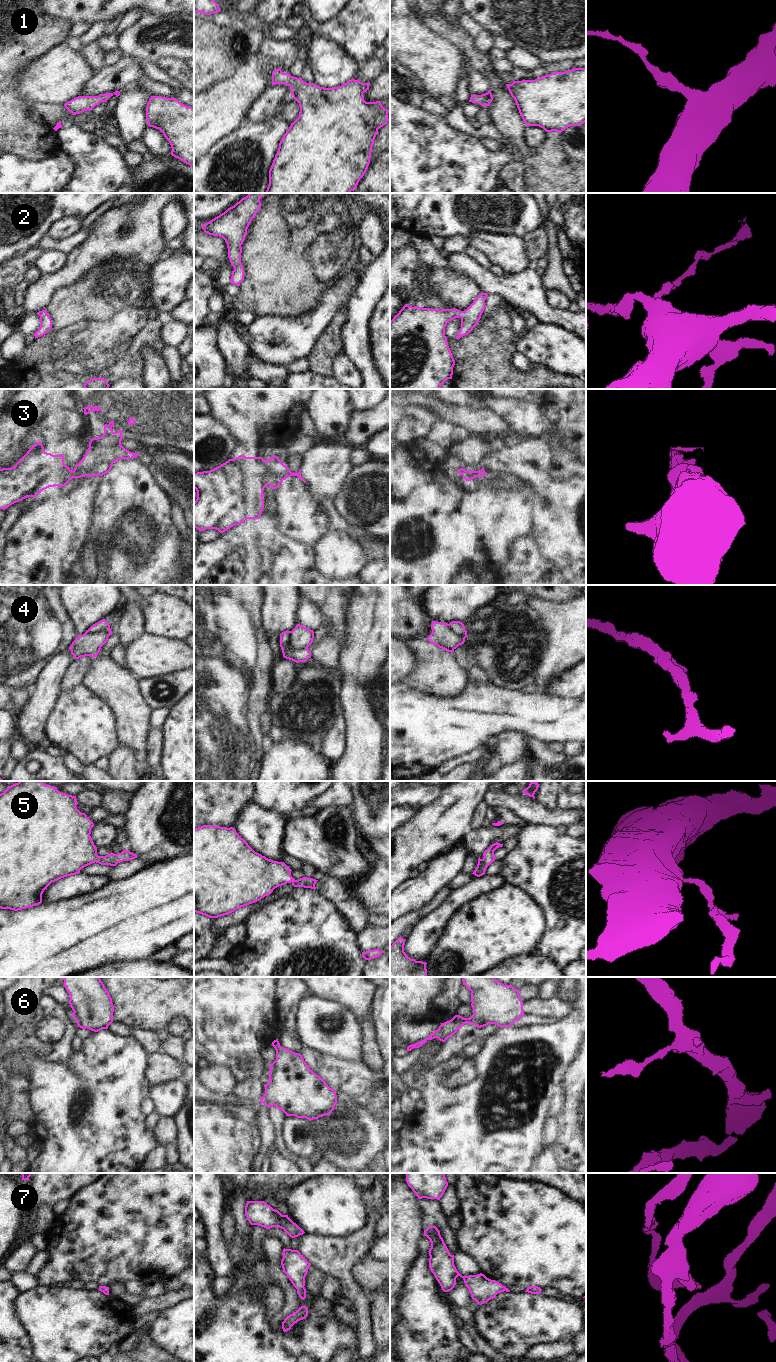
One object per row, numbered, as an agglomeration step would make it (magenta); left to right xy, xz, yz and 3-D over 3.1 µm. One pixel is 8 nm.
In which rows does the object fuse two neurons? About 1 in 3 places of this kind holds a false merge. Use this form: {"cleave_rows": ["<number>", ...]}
{"cleave_rows": ["3", "4"]}

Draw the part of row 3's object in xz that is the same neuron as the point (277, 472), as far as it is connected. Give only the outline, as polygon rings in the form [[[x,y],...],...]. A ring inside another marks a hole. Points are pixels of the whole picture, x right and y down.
[[[275,455],[266,461],[266,469],[268,471],[268,485],[273,489],[277,489],[283,480],[291,476],[297,476],[300,480],[306,482],[301,476],[301,469],[298,473],[292,473]]]

